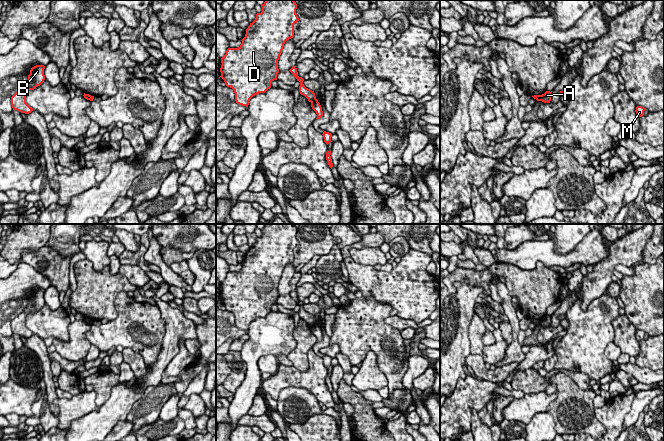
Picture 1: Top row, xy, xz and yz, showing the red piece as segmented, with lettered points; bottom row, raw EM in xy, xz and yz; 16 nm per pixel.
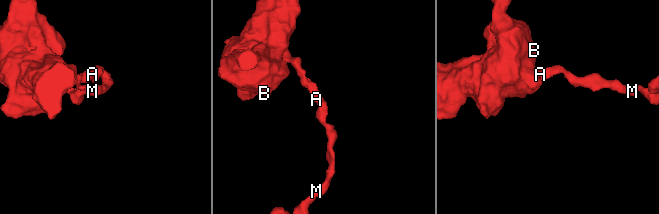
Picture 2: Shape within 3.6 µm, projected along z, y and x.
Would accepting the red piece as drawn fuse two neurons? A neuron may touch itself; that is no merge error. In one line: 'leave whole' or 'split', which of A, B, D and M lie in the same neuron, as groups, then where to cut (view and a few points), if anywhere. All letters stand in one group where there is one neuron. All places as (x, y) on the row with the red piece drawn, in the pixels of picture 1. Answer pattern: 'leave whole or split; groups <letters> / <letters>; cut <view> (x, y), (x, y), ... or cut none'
split; groups A M / B D; cut xz (315, 98), (311, 102)

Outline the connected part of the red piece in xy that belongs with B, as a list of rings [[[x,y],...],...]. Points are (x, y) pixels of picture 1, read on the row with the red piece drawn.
[[[36,65],[31,68],[27,83],[20,91],[16,92],[11,97],[13,110],[17,110],[25,114],[29,114],[33,111],[33,108],[26,103],[26,93],[28,90],[34,90],[37,86],[40,86],[44,82],[44,69],[44,65]]]

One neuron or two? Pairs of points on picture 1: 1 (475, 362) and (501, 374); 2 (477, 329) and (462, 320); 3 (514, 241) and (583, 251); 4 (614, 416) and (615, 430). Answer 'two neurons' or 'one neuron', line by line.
1: one neuron
2: two neurons
3: two neurons
4: one neuron

